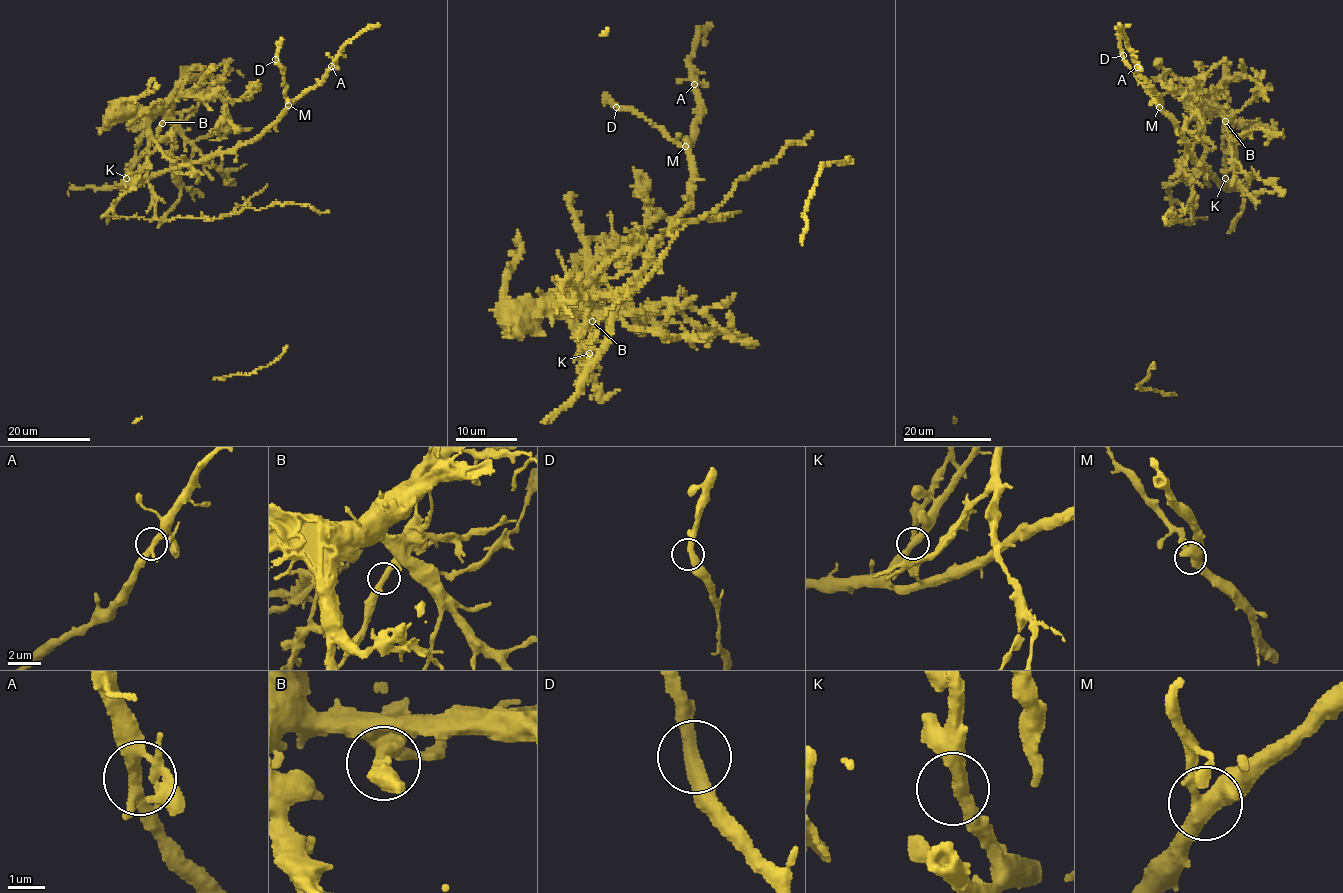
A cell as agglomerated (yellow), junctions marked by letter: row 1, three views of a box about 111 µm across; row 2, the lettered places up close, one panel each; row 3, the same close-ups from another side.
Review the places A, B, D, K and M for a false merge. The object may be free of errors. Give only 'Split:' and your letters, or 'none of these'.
Split: B

